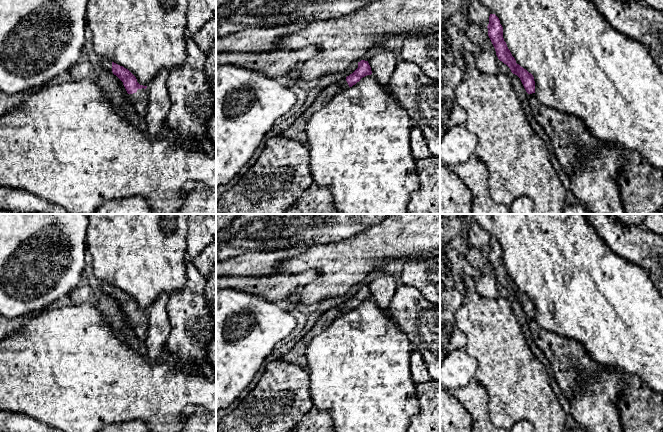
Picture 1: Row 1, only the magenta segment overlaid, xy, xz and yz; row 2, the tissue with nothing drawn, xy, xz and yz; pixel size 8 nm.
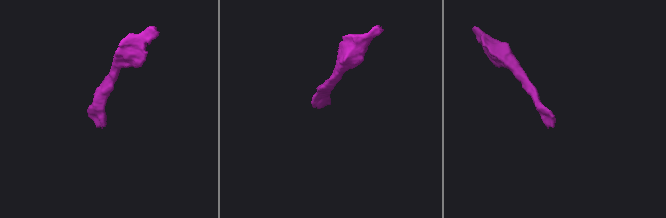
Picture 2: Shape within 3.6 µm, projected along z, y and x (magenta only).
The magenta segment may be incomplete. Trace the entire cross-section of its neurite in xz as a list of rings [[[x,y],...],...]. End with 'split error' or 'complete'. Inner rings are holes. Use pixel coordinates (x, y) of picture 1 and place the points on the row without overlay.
[[[361,284],[358,286],[358,292],[352,298],[325,312],[318,319],[316,324],[296,343],[296,345],[282,357],[282,360],[290,364],[299,365],[308,372],[308,362],[305,355],[305,349],[310,341],[336,318],[352,311],[363,301],[371,298],[372,295],[368,285]]]; split error

